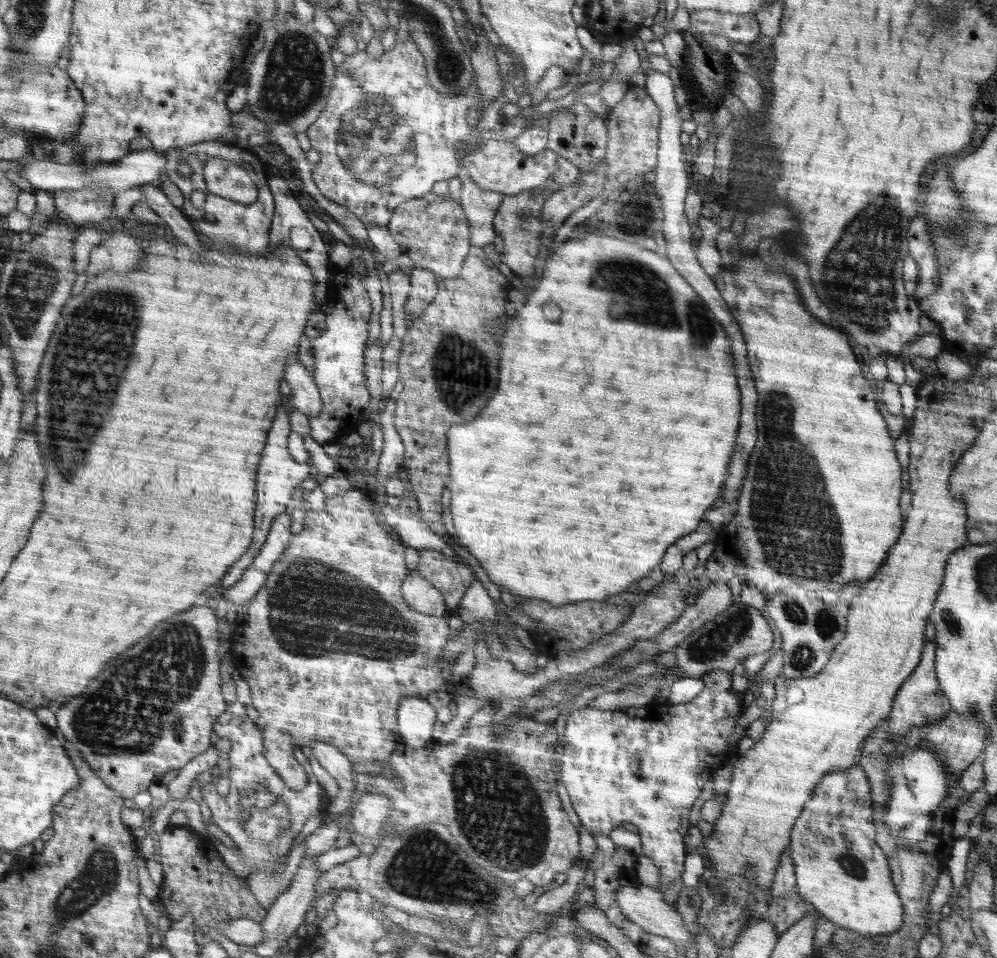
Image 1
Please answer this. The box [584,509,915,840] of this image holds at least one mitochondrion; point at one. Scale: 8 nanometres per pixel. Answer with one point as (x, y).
(715, 642)

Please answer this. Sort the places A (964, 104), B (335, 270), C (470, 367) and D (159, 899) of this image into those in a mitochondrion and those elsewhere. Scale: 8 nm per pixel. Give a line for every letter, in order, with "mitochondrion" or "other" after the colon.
A: other
B: other
C: mitochondrion
D: other

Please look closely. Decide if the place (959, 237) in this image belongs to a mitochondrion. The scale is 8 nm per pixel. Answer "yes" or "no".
yes

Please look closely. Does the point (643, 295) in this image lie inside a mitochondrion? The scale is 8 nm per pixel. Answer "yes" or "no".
yes

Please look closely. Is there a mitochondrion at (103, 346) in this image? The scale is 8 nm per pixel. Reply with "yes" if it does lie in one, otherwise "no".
yes

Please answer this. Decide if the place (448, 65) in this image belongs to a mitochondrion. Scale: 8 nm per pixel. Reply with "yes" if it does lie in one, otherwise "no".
yes

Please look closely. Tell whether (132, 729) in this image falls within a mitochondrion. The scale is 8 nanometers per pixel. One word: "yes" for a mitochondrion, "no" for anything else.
yes

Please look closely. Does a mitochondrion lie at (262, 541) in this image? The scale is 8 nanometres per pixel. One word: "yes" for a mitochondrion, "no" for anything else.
no

